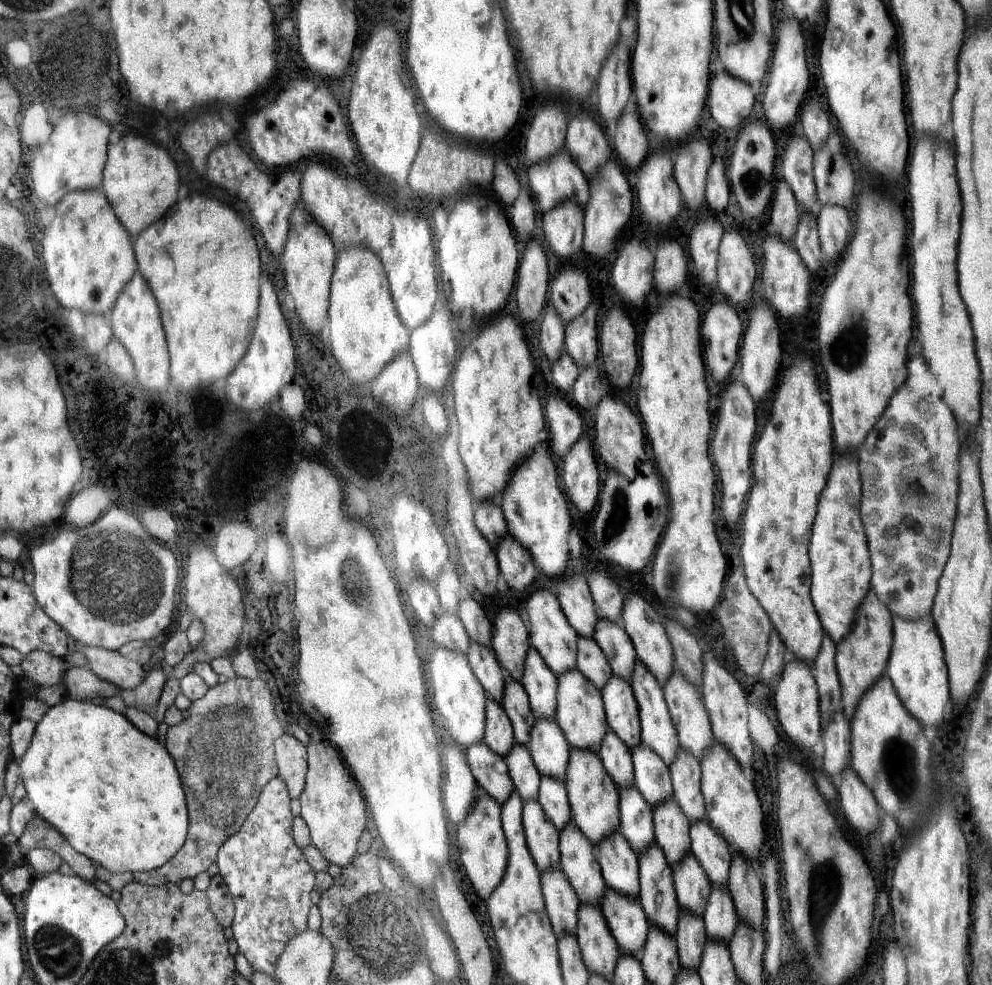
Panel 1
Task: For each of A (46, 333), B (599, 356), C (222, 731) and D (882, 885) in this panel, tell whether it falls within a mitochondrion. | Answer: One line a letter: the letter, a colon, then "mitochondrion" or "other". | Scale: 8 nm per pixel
A: other
B: other
C: mitochondrion
D: other

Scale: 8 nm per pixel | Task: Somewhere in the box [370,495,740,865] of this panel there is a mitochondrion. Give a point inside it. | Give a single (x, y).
(674, 571)

